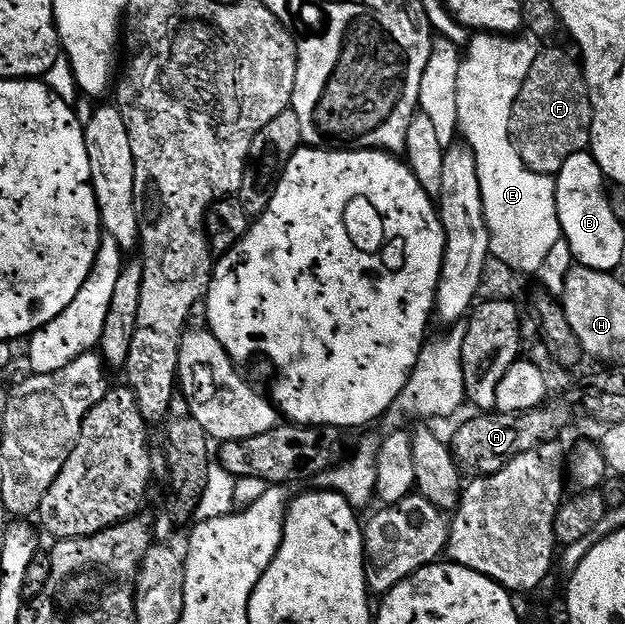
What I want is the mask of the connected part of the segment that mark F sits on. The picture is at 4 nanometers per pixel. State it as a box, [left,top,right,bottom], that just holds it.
[511,49,592,176]

